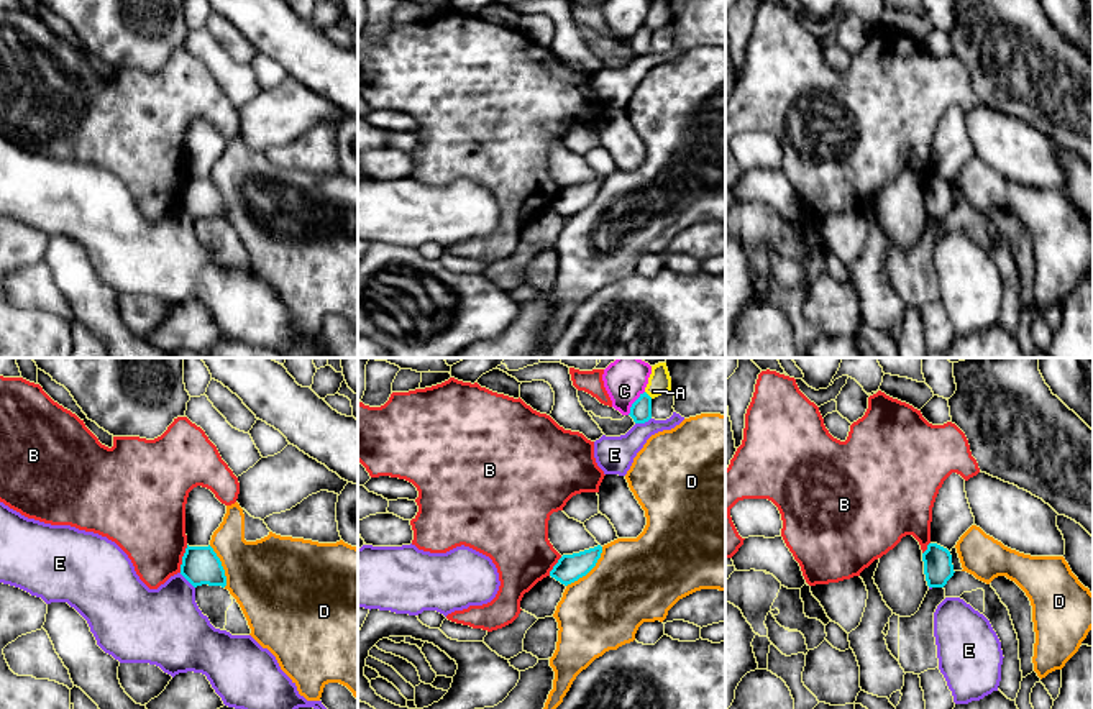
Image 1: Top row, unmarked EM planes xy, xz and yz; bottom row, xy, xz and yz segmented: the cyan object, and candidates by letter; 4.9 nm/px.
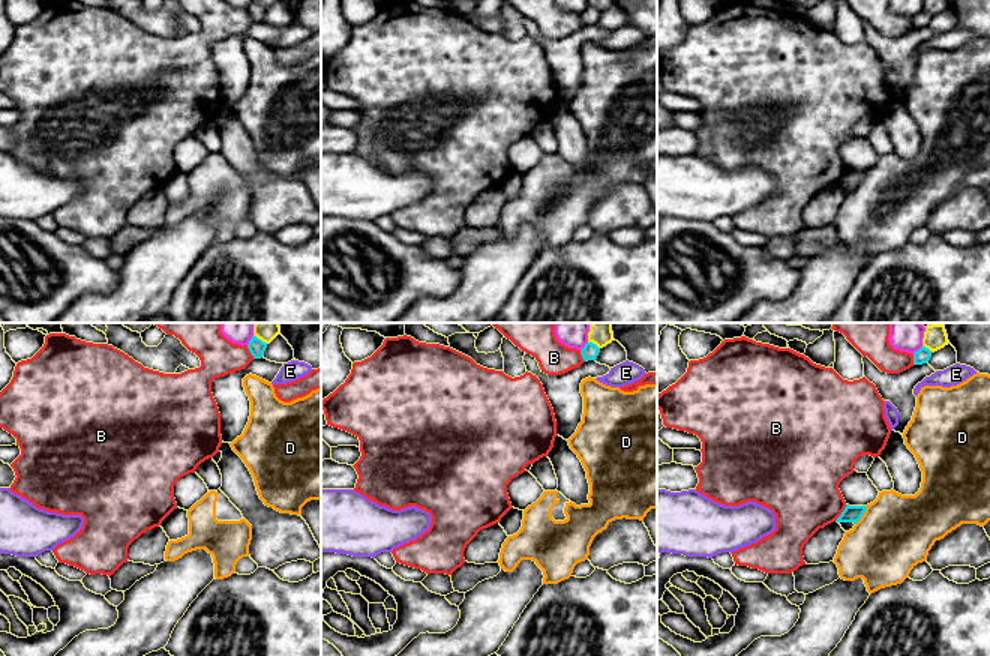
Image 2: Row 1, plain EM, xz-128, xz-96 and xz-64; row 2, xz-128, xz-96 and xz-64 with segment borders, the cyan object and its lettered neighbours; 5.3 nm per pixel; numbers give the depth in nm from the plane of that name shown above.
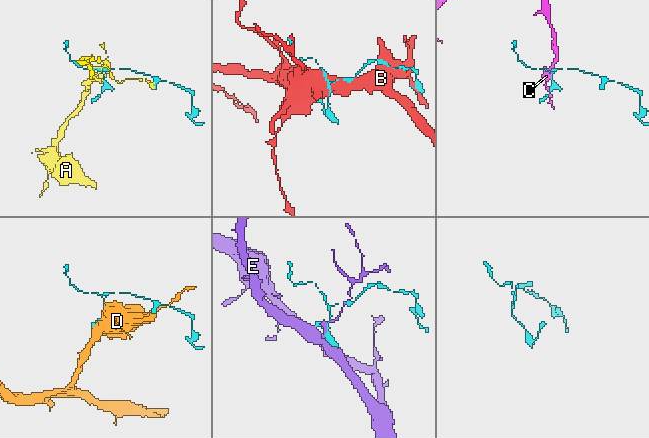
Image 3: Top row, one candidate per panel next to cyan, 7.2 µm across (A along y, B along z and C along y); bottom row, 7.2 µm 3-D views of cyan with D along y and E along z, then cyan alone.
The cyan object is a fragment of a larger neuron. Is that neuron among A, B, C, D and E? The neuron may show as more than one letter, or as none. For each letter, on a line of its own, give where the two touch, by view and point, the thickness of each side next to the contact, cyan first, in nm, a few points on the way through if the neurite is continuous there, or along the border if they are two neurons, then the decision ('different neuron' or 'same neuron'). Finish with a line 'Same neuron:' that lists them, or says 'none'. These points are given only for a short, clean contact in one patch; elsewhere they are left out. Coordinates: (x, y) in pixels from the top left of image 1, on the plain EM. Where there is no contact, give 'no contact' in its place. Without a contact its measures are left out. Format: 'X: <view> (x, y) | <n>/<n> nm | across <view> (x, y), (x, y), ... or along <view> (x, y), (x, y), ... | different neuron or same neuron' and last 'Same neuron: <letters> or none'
A: xz (647, 27) | 110/110 nm | different neuron
B: xy (182, 191) | 190/360 nm | different neuron
C: xz (634, 35) | 110/180 nm | different neuron
D: xz (589, 202) | 140/420 nm | different neuron
E: xz (642, 54) | 110/190 nm | different neuron
Same neuron: none

